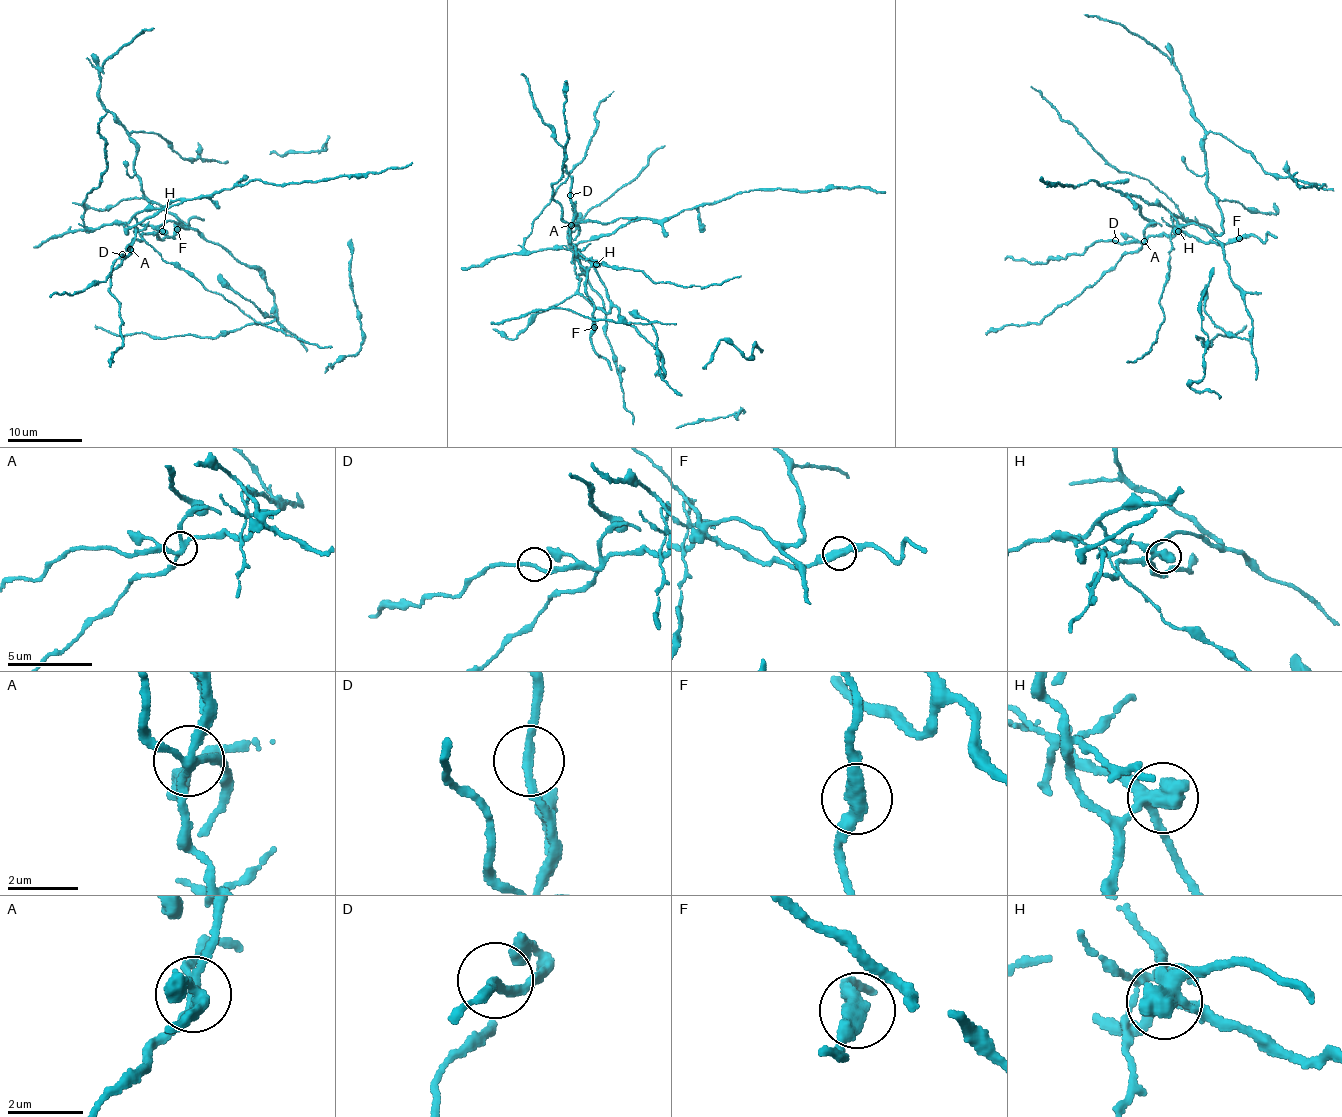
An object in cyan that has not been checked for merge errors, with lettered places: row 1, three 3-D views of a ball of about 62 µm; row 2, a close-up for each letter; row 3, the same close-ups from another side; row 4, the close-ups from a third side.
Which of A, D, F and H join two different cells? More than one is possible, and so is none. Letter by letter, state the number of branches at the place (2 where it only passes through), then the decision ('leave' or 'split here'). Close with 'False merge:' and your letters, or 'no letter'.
A: 4 branches meet; split here
D: 2 branches meet; leave
F: 2 branches meet; leave
H: 3 branches meet; split here
False merge: A, H

